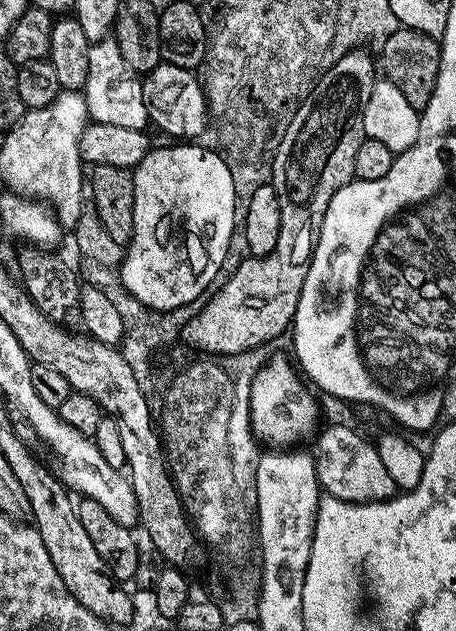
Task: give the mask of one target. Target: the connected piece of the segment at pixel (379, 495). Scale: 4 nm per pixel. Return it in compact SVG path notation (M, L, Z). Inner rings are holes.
M329 424L315 437L314 459L316 477L321 489L327 495L351 504L369 504L379 500L391 500L398 489L393 478L390 478L385 463L379 458L379 450L375 443L364 436L359 436L356 428Z

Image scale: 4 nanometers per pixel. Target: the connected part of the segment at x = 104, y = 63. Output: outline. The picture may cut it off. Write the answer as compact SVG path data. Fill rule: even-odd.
M116 39L95 41L89 47L89 58L89 69L86 70L86 82L82 89L89 117L98 123L145 131L150 121L144 97L144 82L134 70L130 70L130 66L126 66L126 58L122 58L122 50L118 50Z

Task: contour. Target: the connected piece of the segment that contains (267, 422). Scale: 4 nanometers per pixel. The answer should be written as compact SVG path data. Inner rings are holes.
M284 356L265 359L253 379L248 403L252 435L261 445L275 446L280 450L299 445L296 443L308 435L311 437L317 431L316 418L318 420L318 400L308 393L309 385L302 379L293 361L289 357L288 360Z

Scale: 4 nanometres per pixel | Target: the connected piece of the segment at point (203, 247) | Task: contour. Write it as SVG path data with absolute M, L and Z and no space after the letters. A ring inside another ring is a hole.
M168 142L165 148L152 146L131 173L134 186L132 237L128 239L124 259L118 267L120 280L125 290L142 307L153 308L153 313L168 313L184 305L195 305L195 300L199 301L217 283L222 258L230 243L236 200L234 178L230 178L230 170L215 147L203 148L200 142Z

